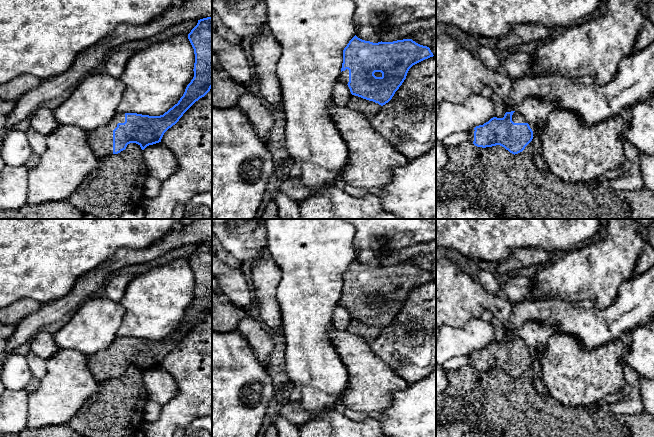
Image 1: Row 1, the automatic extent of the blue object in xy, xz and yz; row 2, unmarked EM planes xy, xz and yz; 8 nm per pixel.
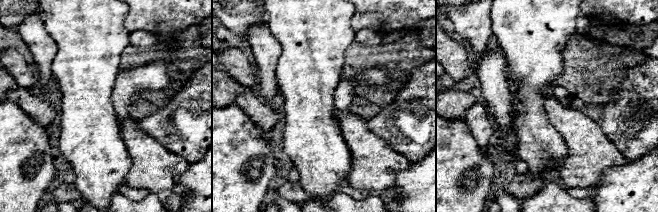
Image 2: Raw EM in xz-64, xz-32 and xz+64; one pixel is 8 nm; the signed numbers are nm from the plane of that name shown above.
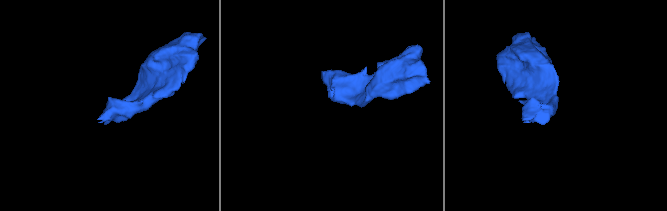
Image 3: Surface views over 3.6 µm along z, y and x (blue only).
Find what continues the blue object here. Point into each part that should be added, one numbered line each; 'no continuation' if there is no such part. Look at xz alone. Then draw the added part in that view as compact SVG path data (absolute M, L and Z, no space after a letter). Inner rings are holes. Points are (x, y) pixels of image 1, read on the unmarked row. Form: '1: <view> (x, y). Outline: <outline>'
1: xz (344, 299). Outline: M348 293L340 297L338 306L343 306L343 307L348 308L349 306L349 294Z

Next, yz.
1: yz (516, 341). Outline: M514 336L512 339L512 345L514 347L527 347L526 343L519 337Z

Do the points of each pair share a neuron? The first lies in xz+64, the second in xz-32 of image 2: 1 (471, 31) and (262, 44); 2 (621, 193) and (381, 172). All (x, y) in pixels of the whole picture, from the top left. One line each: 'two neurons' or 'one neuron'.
1: two neurons
2: two neurons

